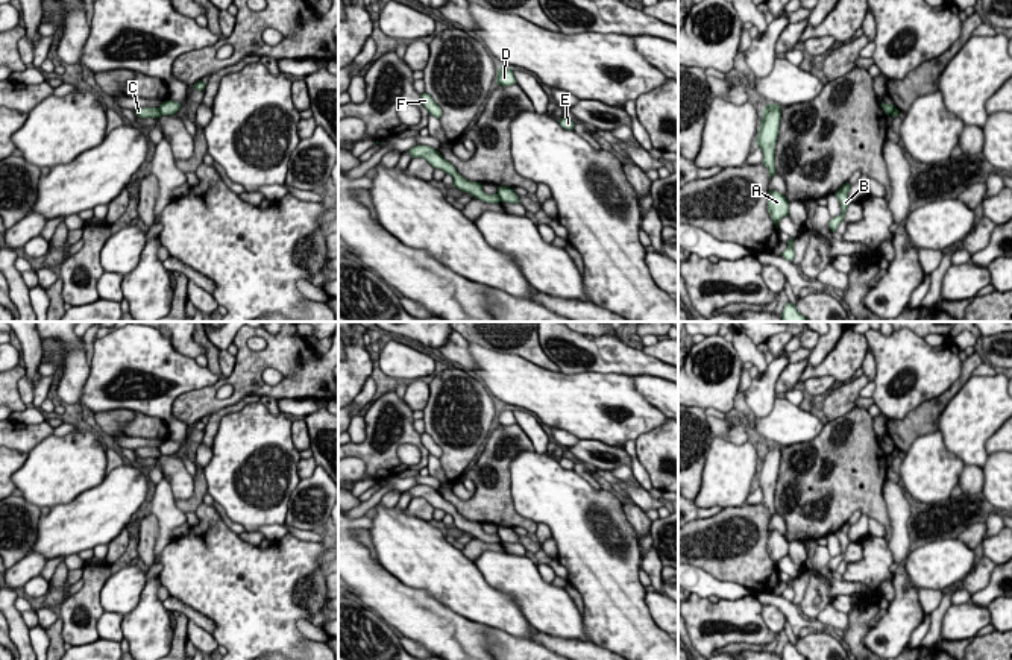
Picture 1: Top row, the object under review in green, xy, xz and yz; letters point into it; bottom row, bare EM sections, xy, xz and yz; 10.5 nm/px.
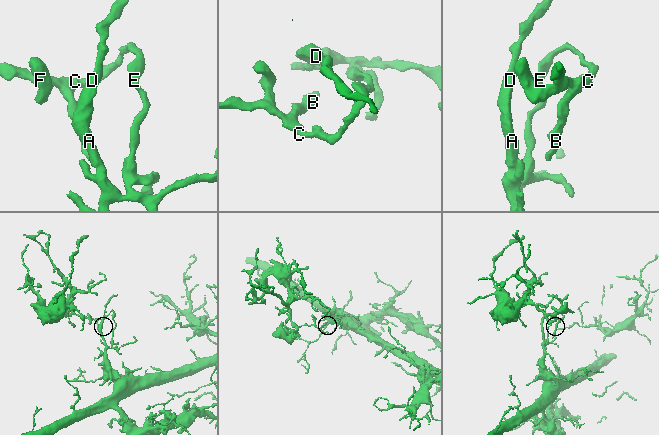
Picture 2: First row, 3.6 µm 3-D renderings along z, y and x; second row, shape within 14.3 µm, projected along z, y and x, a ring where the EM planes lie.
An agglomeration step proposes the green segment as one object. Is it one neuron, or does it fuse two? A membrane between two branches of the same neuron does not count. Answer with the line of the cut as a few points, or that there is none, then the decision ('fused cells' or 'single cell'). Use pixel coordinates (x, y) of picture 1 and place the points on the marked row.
cut xy (158, 108), (161, 114); fused cells

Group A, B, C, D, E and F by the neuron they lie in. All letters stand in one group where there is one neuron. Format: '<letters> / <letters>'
A D E / B C F

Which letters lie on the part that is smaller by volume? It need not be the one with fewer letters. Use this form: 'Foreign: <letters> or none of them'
Foreign: B, C, F

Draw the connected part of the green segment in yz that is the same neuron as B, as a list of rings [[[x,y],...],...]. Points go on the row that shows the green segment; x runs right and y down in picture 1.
[[[845,182],[836,193],[834,196],[838,197],[839,203],[841,203],[841,214],[838,217],[833,217],[830,220],[830,229],[831,232],[836,232],[838,226],[844,222],[845,212],[848,209],[848,205],[851,203],[848,199],[848,193],[850,193],[851,185],[848,182]]]

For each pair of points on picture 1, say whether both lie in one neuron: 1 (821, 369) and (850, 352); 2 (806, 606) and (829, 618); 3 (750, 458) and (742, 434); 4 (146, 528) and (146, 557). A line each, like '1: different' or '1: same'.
1: same
2: different
3: different
4: same

